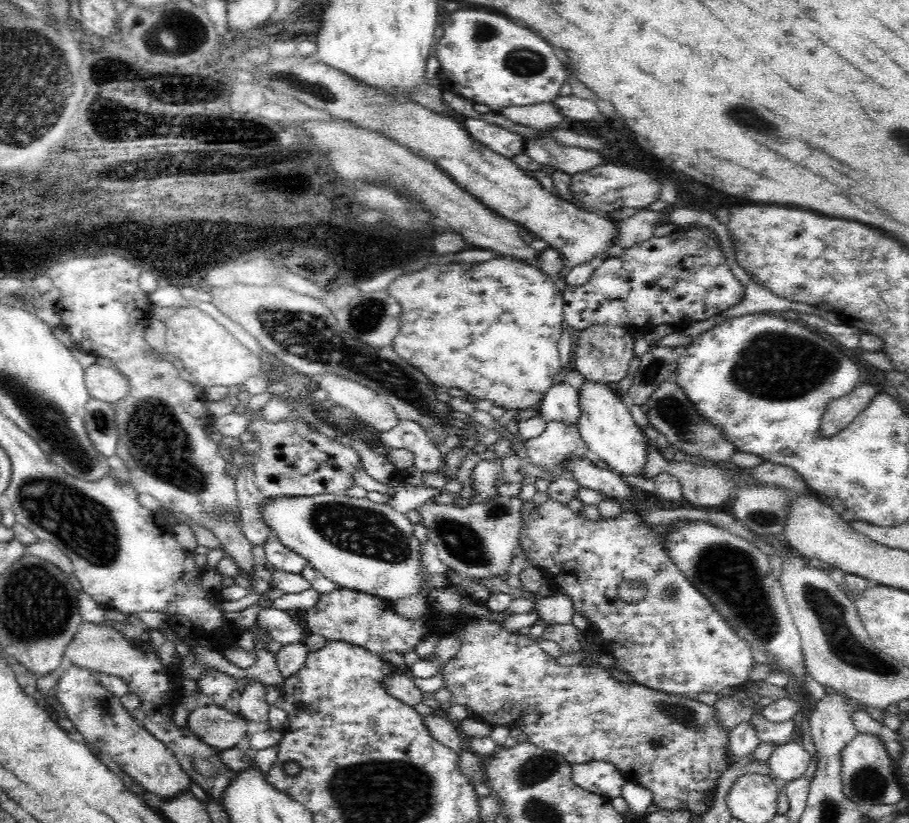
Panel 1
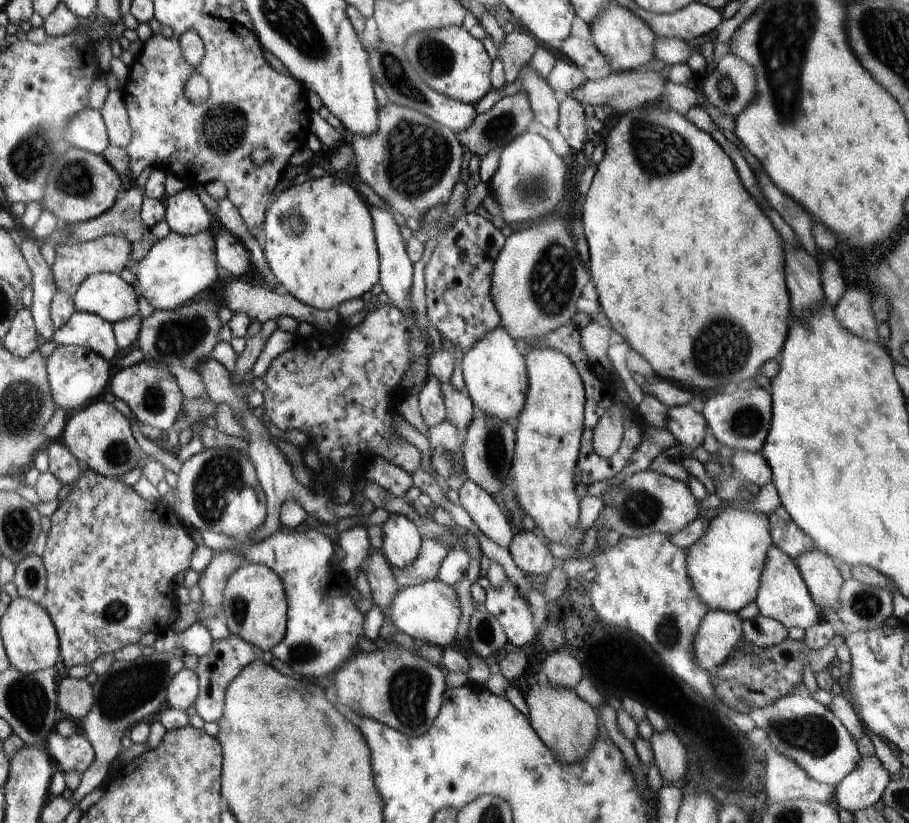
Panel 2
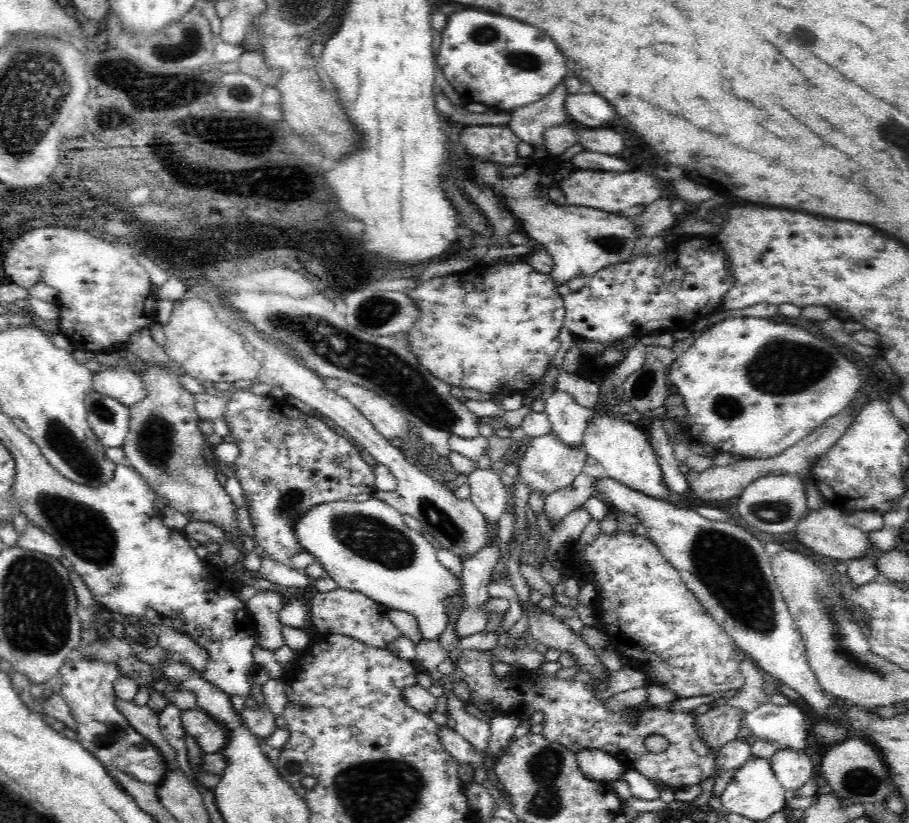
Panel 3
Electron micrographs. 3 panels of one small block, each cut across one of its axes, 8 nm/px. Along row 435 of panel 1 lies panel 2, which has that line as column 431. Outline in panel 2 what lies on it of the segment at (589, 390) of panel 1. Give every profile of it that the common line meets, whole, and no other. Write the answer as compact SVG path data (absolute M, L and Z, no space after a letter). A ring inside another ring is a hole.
M433 580L400 589L390 604L390 614L394 626L400 632L411 636L417 643L427 642L432 646L445 648L458 636L462 608L460 608L460 598L453 587L442 581Z

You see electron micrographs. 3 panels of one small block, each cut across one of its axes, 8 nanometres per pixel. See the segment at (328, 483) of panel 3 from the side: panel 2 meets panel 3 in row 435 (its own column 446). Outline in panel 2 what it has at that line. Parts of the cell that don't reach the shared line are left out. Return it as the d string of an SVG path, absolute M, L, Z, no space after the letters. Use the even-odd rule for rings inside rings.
M477 213L463 214L446 234L438 240L438 245L431 252L424 268L425 303L427 306L428 322L434 330L438 330L440 338L450 341L455 348L458 346L466 356L466 352L480 342L488 332L496 330L500 325L500 315L496 312L492 298L490 298L490 276L496 264L496 258L505 245L504 234L488 219Z

